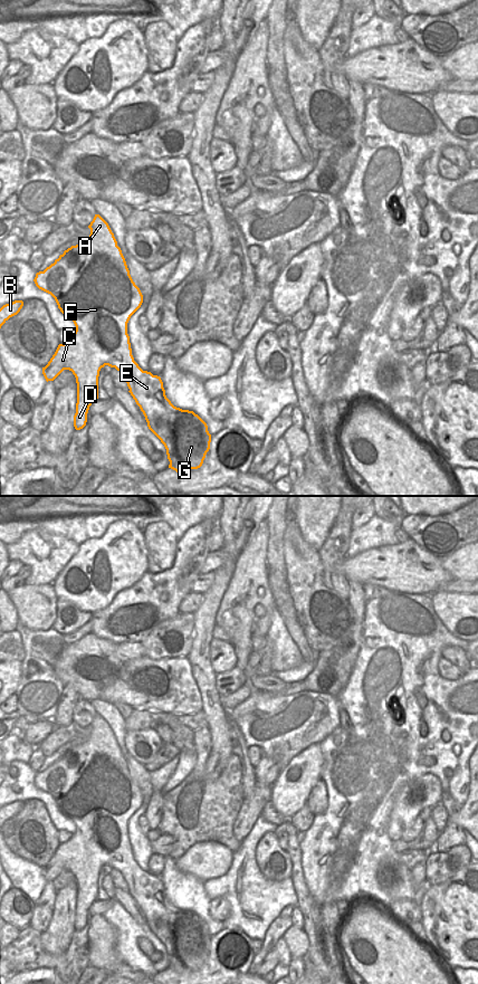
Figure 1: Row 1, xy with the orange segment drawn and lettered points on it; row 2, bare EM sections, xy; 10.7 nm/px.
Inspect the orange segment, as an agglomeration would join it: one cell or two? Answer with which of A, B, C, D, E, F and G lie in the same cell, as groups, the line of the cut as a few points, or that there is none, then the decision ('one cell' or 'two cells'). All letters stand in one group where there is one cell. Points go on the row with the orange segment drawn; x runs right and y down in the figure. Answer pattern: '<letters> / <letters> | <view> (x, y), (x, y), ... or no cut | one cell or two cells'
A B C D E F G | no cut | one cell

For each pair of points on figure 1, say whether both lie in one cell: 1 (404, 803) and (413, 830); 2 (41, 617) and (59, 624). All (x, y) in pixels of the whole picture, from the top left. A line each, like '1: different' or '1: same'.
1: different
2: different

